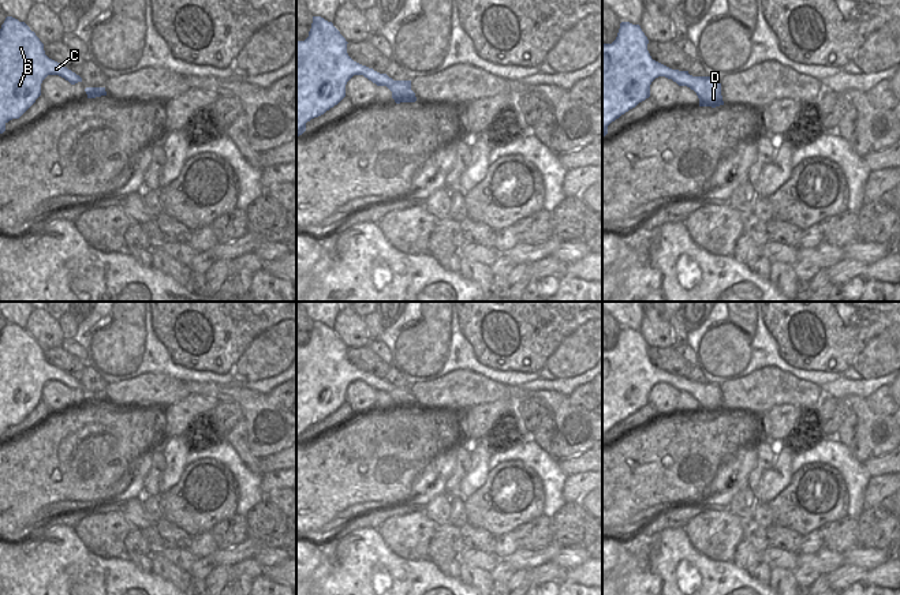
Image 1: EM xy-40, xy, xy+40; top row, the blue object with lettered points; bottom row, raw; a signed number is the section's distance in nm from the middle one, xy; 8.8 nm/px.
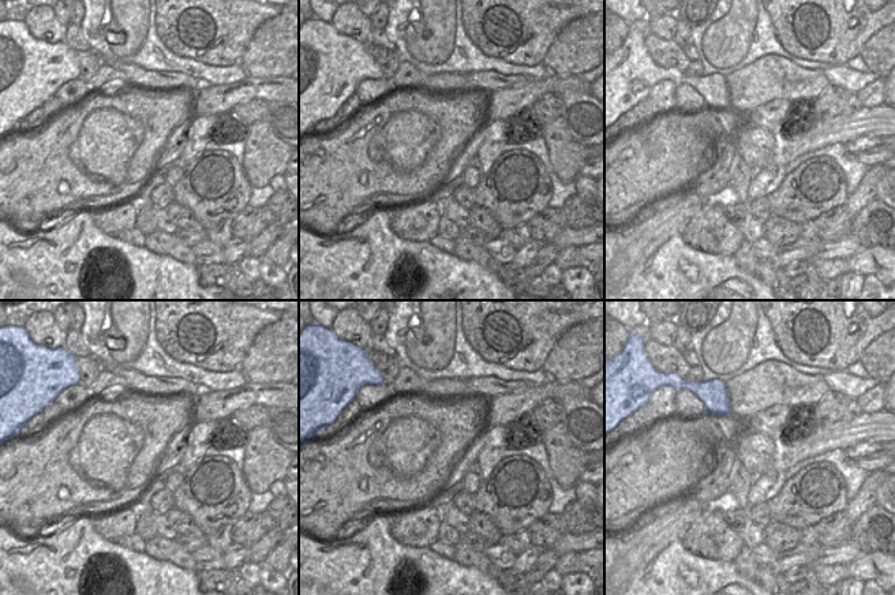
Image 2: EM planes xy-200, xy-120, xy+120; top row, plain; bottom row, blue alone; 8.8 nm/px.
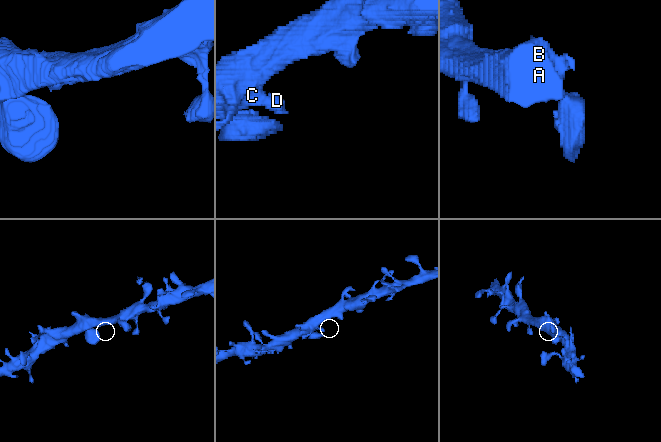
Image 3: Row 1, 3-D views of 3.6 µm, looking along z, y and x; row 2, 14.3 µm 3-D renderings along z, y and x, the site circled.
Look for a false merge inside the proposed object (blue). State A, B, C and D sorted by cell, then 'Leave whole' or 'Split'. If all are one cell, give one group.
Groups: A B C D. Leave whole.

